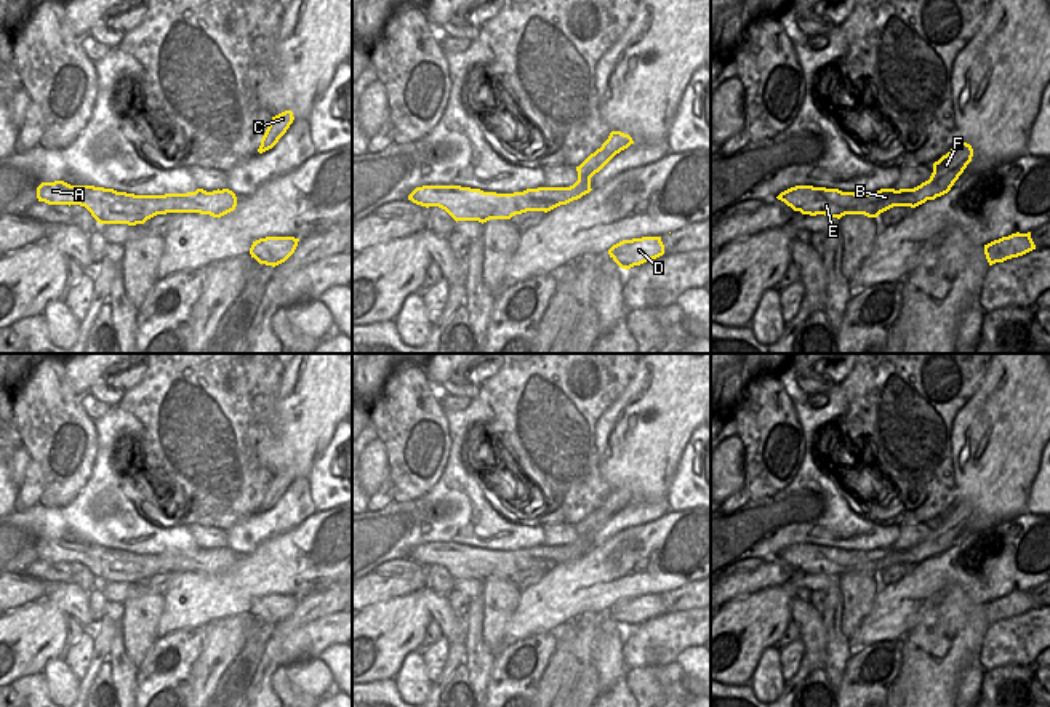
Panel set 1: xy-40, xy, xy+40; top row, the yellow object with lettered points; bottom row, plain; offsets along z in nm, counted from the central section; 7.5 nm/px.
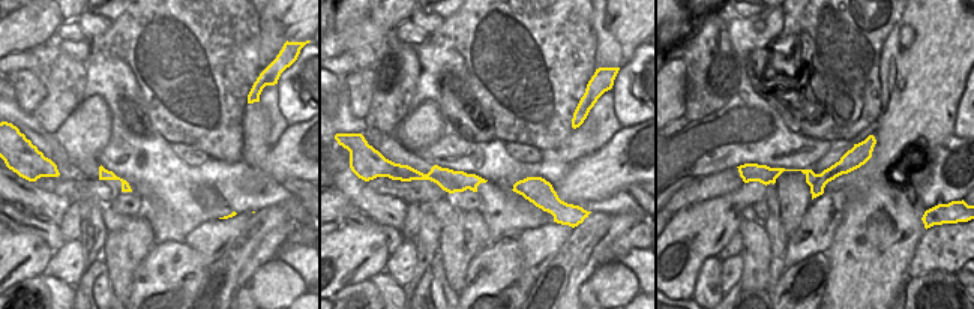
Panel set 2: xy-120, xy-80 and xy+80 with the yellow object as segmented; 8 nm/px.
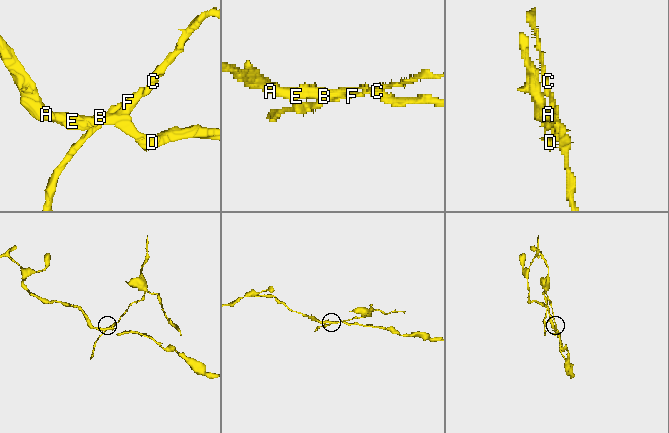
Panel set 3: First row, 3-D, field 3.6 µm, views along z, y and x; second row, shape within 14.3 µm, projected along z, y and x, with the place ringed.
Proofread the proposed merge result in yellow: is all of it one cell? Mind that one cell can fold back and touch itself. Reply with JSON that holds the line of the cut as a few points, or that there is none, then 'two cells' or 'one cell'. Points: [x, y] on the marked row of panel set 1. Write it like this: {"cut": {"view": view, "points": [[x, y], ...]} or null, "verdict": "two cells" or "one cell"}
{"cut": {"view": "xy+40", "points": [[917, 187], [909, 194], [913, 207]]}, "verdict": "two cells"}

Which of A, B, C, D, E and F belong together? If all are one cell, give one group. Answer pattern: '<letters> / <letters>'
A B D E / C F

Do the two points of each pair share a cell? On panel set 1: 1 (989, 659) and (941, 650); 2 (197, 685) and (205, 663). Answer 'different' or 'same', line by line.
1: different
2: same

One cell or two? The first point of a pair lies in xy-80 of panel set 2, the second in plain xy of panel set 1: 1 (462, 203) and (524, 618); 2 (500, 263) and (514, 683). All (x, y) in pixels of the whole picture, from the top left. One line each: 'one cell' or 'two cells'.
1: two cells
2: one cell

